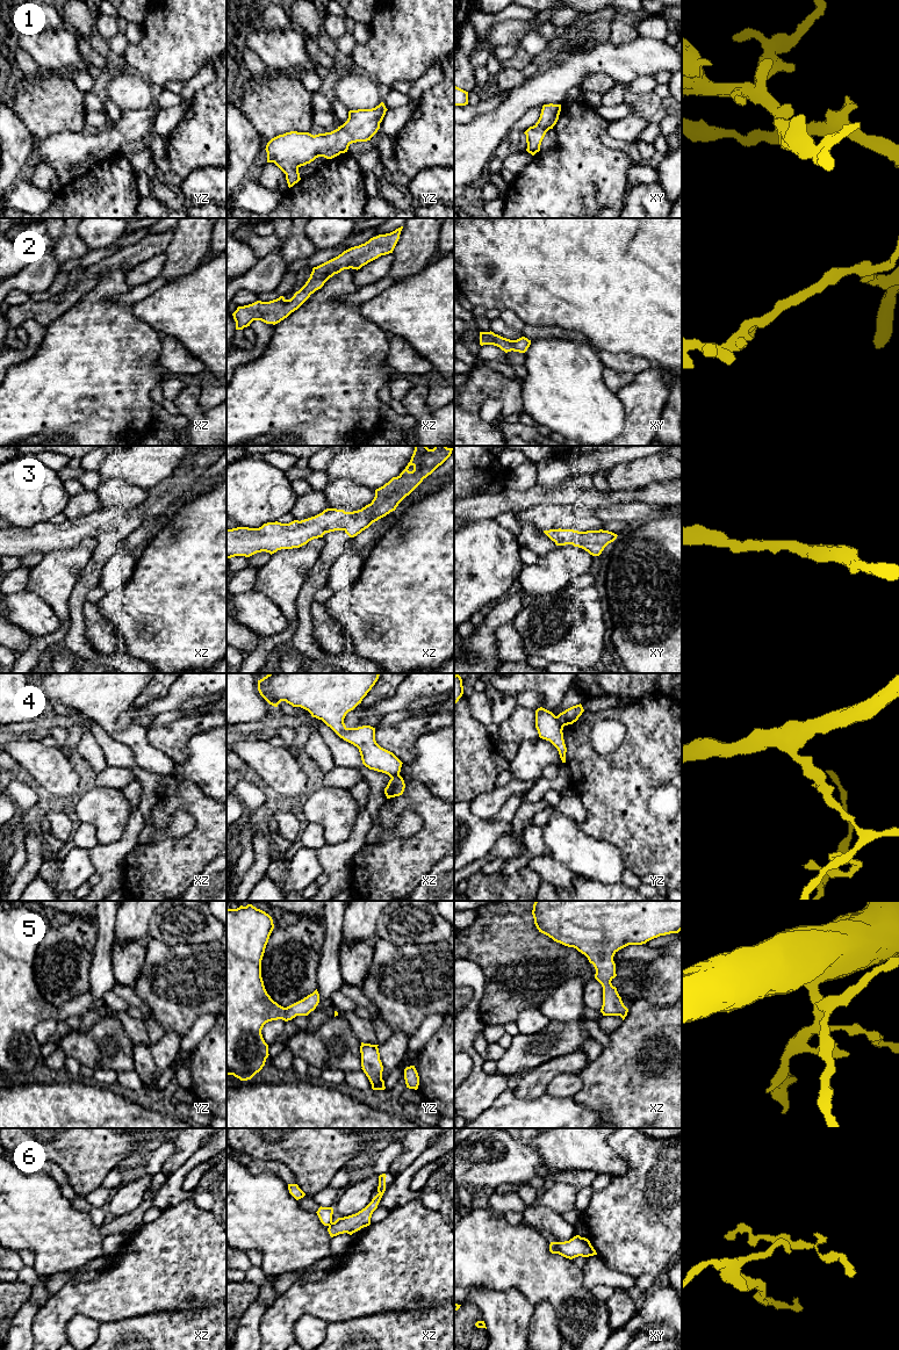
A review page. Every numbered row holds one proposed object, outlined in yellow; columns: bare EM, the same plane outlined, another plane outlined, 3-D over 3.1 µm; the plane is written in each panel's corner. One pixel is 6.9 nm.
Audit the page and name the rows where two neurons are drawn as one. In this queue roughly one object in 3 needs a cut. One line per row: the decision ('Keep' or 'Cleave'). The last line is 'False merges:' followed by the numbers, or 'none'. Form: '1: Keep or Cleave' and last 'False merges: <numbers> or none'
1: Keep
2: Keep
3: Keep
4: Cleave
5: Keep
6: Cleave
False merges: 4, 6

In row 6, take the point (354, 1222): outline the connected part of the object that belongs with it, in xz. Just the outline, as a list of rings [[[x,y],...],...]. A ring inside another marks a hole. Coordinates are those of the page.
[[[386,1174],[379,1176],[379,1193],[372,1199],[372,1201],[365,1208],[362,1208],[355,1214],[338,1218],[335,1222],[332,1222],[329,1226],[328,1232],[331,1237],[344,1233],[352,1235],[361,1228],[371,1225],[372,1214],[377,1208],[377,1205],[386,1191],[386,1177]]]

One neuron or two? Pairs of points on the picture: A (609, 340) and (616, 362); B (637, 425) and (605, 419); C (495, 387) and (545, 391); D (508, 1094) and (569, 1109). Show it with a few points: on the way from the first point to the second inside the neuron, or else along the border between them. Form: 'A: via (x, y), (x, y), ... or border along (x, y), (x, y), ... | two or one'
A: border along (598, 351), (628, 353), (639, 356) | two
B: border along (618, 396), (625, 418), (625, 426), (621, 433) | two
C: border along (519, 381), (523, 410) | two
D: via (522, 1109), (554, 1109) | one

